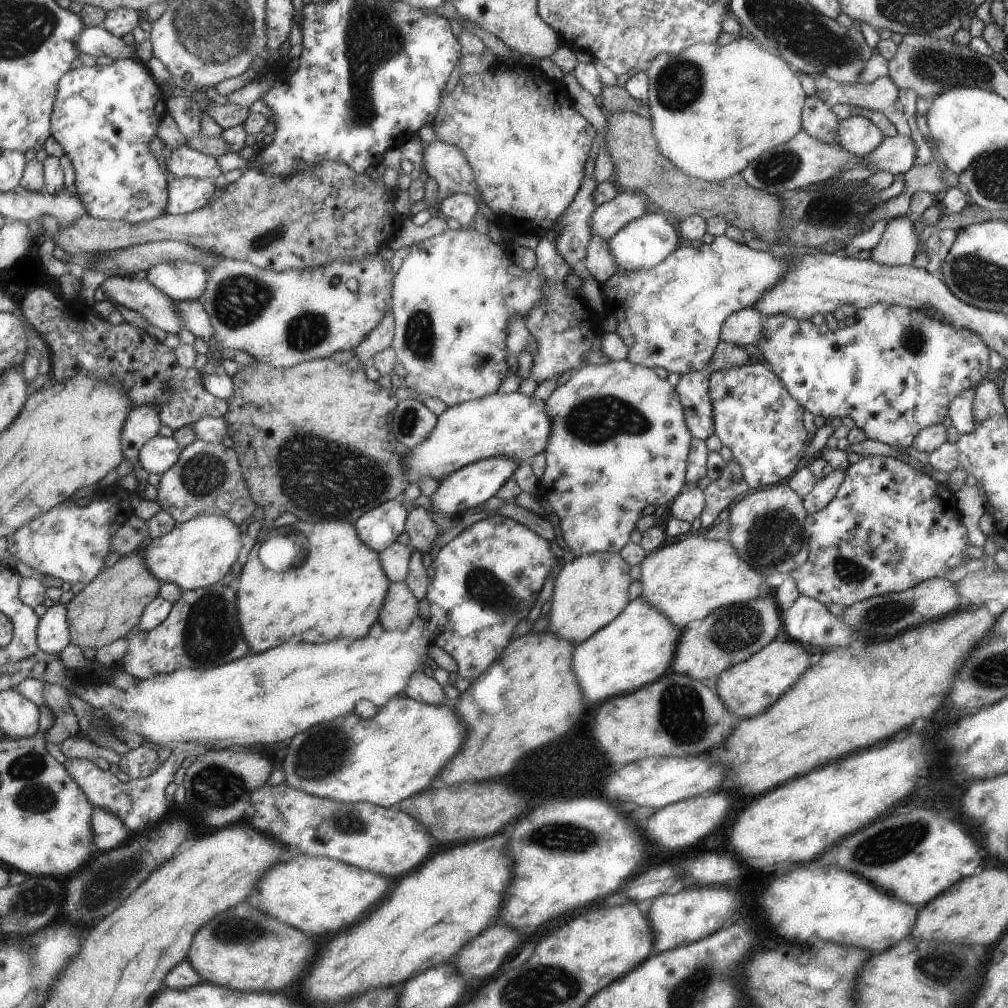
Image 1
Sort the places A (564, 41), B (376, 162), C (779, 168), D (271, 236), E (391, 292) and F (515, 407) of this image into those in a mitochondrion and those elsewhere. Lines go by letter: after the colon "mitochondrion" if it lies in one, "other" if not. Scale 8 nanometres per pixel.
A: other
B: other
C: mitochondrion
D: mitochondrion
E: other
F: other

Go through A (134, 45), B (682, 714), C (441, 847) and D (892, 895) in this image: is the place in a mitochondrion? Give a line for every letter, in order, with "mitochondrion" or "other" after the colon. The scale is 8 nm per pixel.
A: other
B: mitochondrion
C: other
D: other

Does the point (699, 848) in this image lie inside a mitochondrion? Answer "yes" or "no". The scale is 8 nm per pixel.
no

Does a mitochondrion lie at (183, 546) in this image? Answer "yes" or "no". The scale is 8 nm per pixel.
no

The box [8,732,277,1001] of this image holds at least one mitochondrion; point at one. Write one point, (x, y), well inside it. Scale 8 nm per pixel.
(108, 883)

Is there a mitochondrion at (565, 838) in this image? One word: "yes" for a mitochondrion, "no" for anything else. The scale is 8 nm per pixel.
yes

